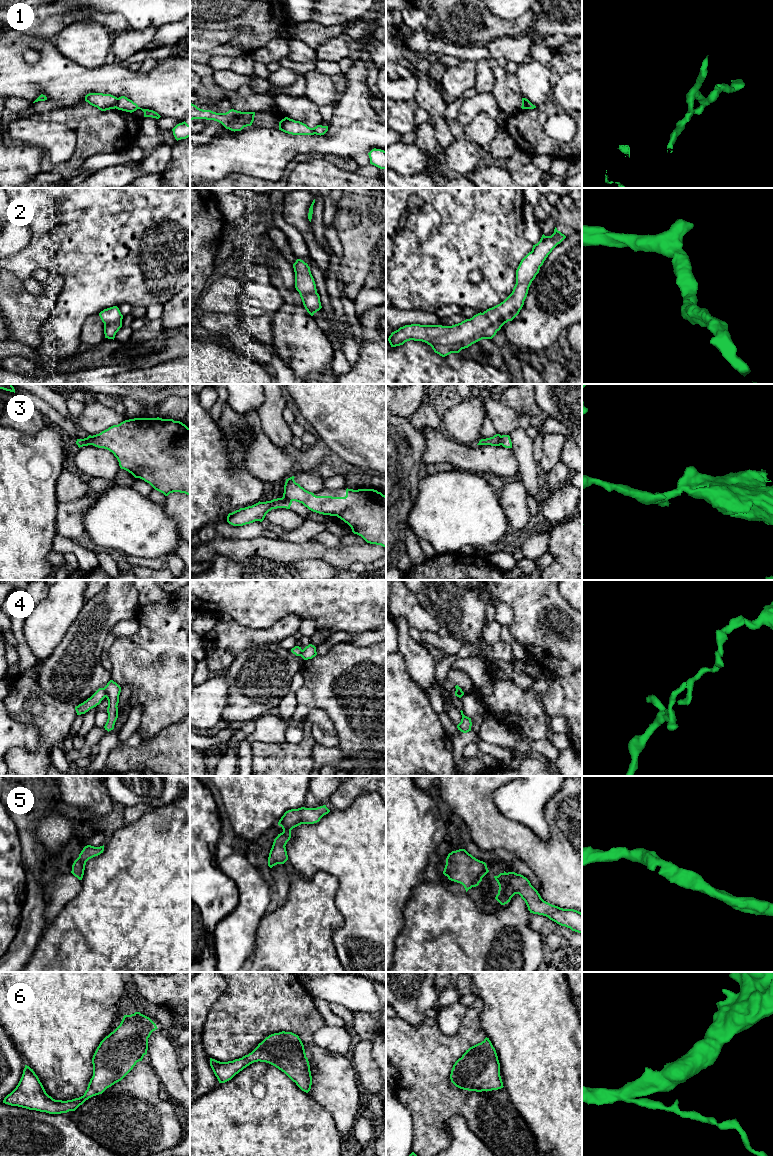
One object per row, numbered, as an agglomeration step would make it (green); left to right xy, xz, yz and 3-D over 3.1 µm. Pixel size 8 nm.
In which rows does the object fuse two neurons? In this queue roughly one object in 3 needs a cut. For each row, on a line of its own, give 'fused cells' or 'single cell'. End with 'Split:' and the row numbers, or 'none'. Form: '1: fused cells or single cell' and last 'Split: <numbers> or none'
1: fused cells
2: single cell
3: fused cells
4: fused cells
5: single cell
6: single cell
Split: 1, 3, 4

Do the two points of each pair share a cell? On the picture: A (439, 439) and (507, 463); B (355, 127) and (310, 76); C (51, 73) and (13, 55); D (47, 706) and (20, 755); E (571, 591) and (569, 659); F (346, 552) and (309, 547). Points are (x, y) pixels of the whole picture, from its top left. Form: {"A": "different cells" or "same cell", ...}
{"A": "same cell", "B": "different cells", "C": "same cell", "D": "same cell", "E": "different cells", "F": "same cell"}

